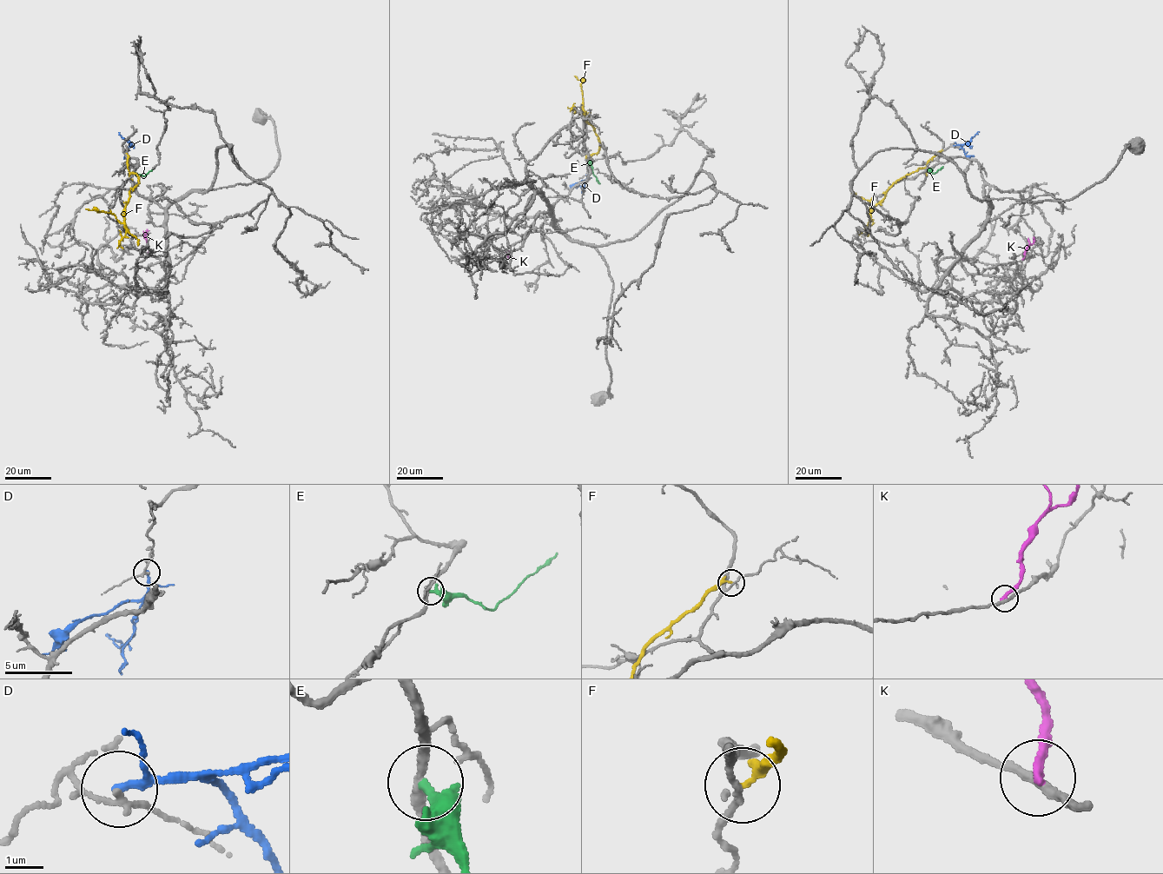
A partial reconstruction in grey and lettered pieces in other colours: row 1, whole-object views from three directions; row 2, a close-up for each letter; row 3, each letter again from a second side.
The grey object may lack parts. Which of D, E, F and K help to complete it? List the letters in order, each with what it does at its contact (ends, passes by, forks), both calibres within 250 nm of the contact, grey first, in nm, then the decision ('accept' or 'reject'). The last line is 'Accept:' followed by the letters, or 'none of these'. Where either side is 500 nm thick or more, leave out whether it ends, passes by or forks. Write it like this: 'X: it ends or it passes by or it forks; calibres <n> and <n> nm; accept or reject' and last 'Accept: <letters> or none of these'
D: it passes by; calibres 130 and 150 nm; reject
E: it ends; calibres 240 and 360 nm; reject
F: it ends; calibres 120 and 240 nm; reject
K: it ends; calibres 240 and 220 nm; reject
Accept: none of these

